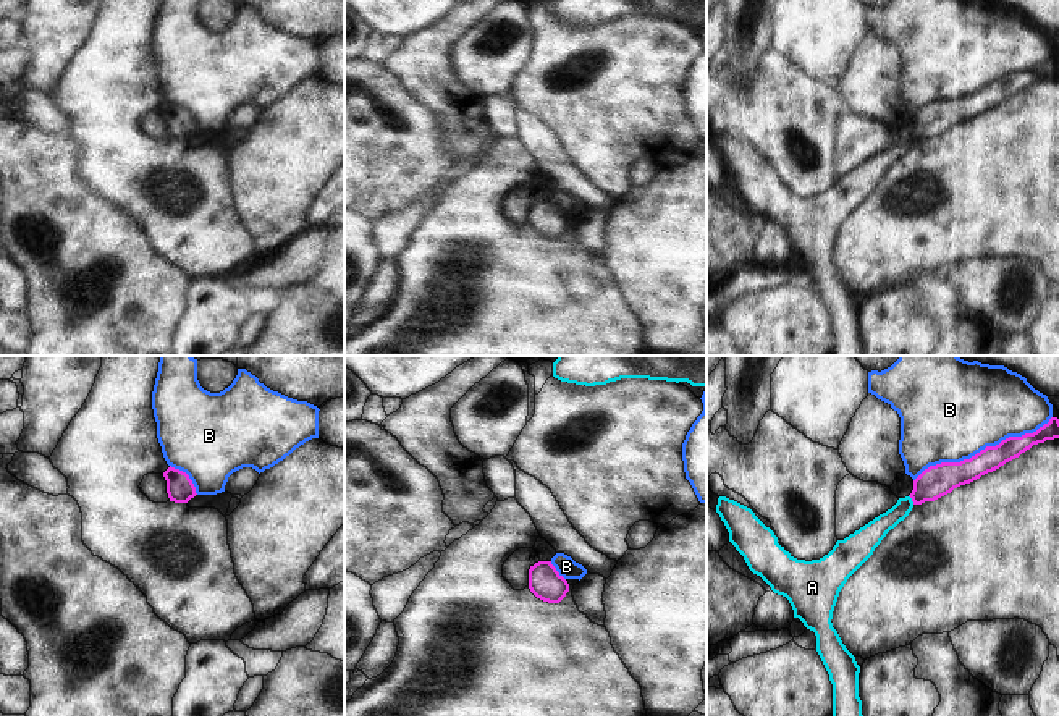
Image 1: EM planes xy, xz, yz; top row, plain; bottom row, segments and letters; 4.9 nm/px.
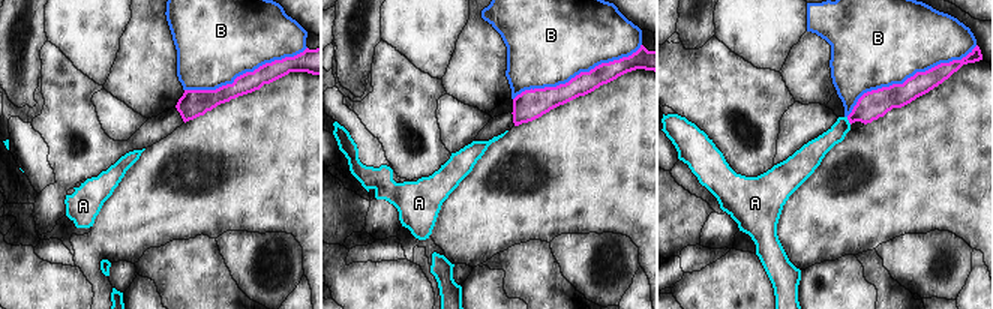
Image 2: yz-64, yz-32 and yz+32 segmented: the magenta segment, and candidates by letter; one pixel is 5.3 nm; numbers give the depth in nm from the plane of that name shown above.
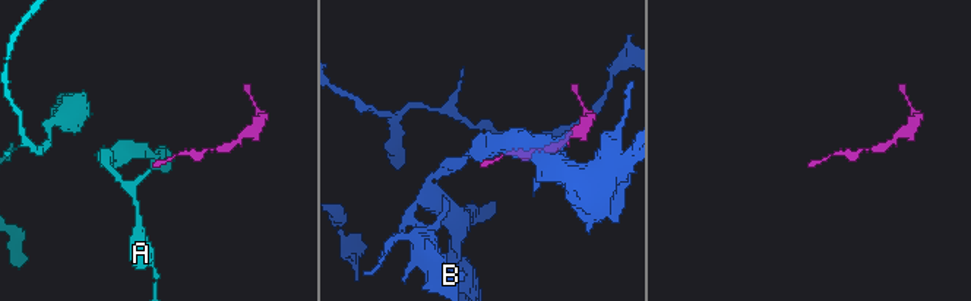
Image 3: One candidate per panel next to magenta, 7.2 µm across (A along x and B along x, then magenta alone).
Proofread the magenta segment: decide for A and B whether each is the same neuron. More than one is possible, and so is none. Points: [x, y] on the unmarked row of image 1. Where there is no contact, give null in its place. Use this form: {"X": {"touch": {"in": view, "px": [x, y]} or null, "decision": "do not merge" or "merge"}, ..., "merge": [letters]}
{"A": {"touch": {"in": "yz", "px": [912, 138]}, "decision": "do not merge"}, "B": {"touch": {"in": "yz", "px": [985, 86]}, "decision": "do not merge"}, "merge": []}

